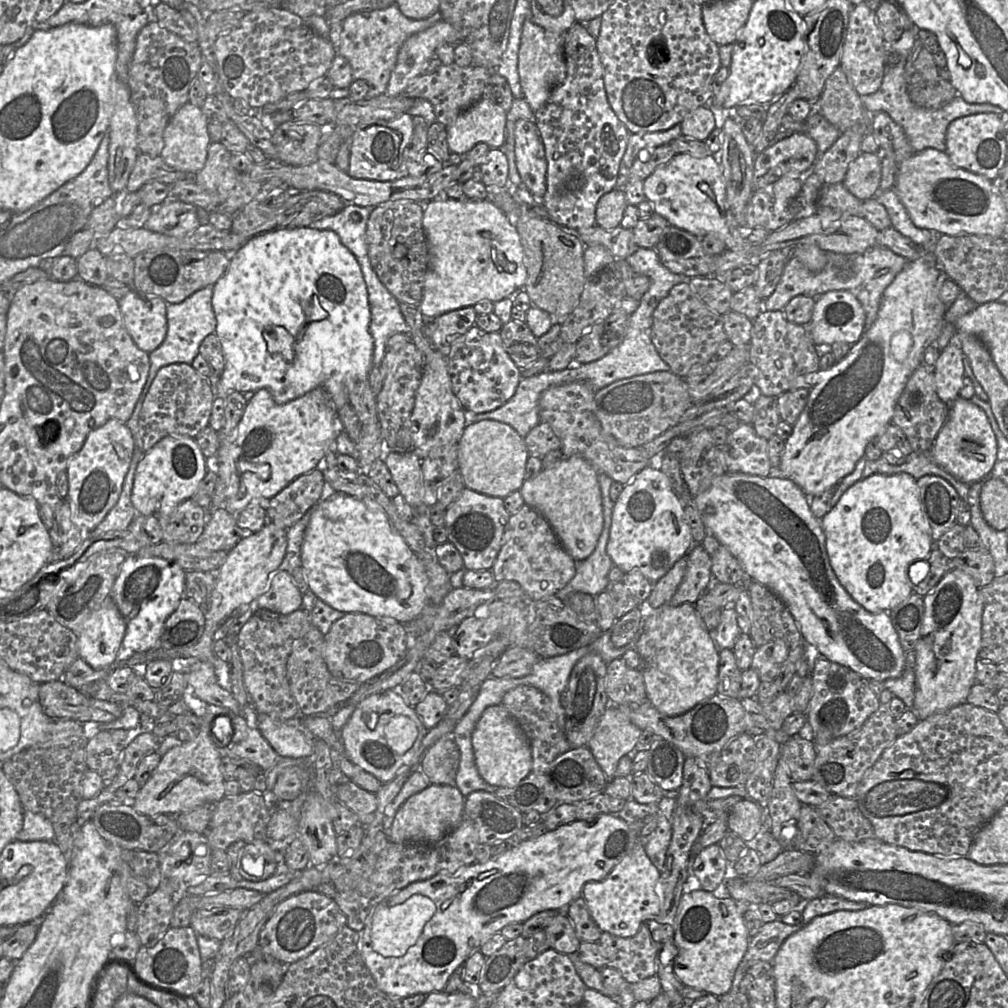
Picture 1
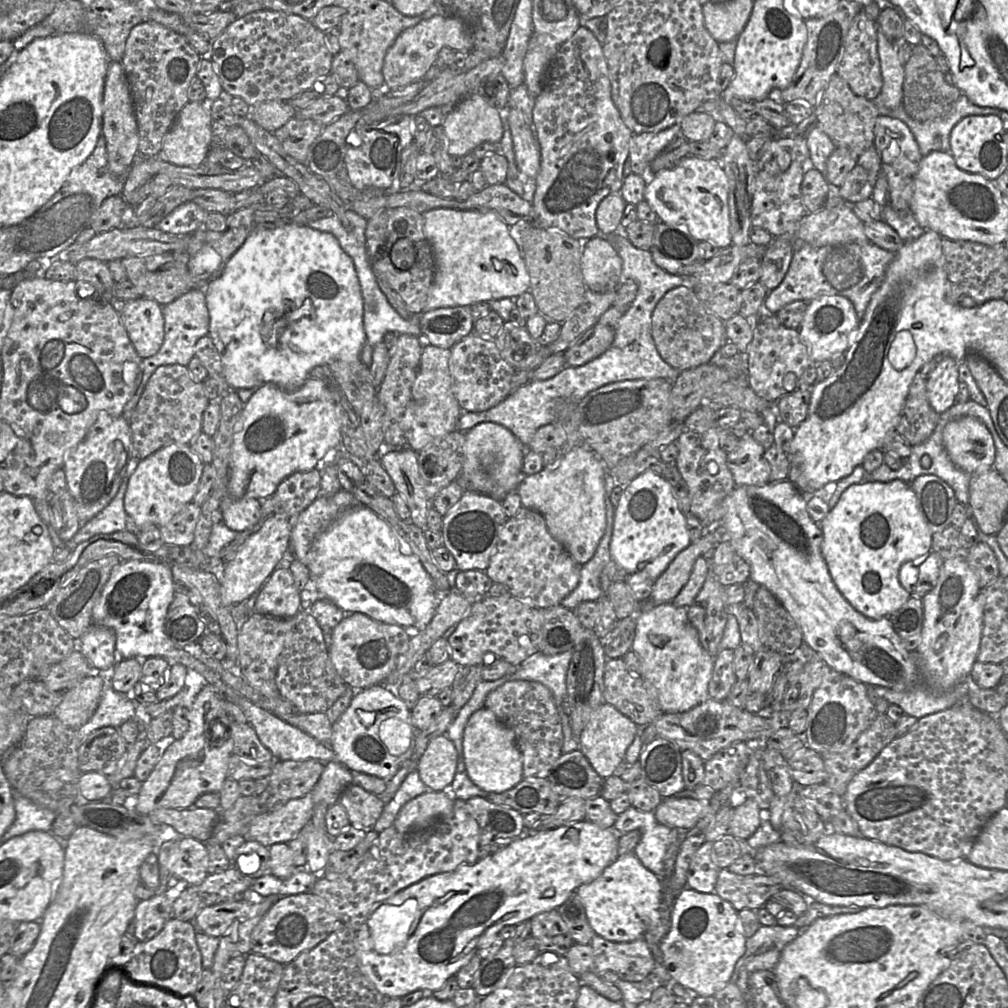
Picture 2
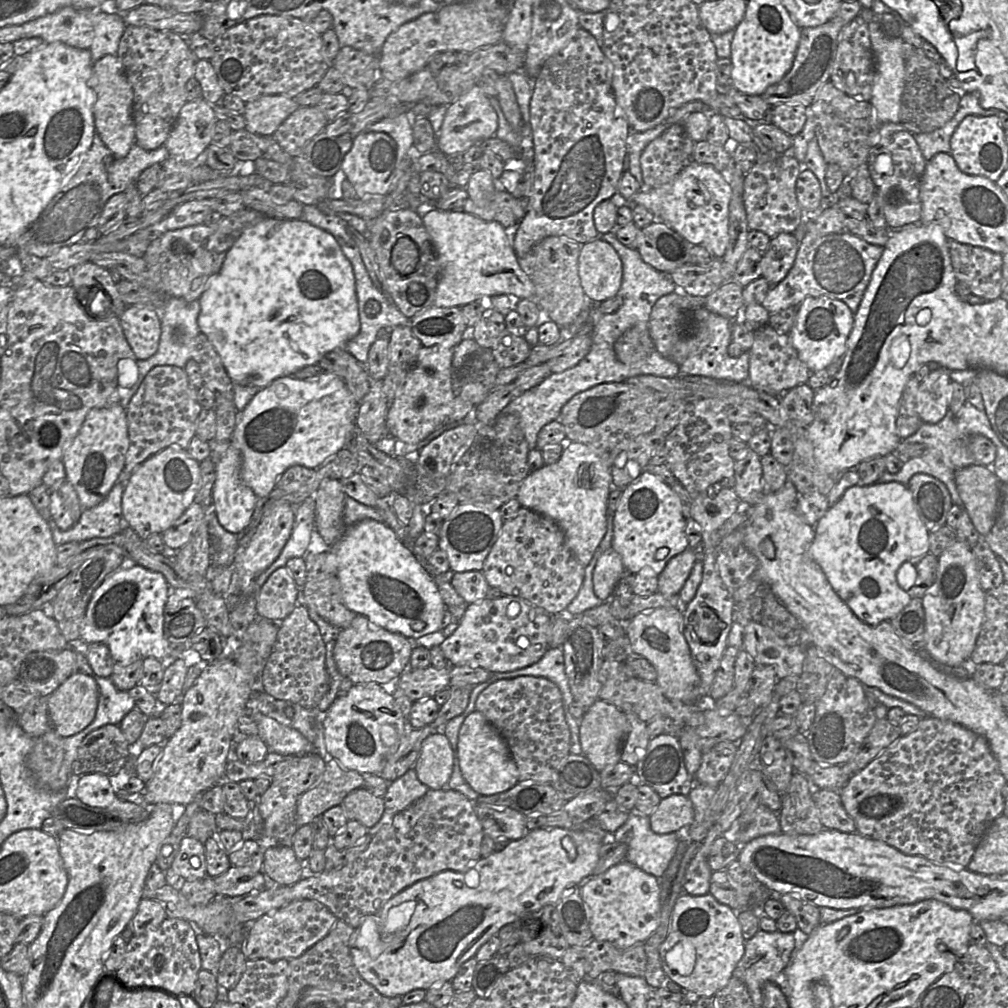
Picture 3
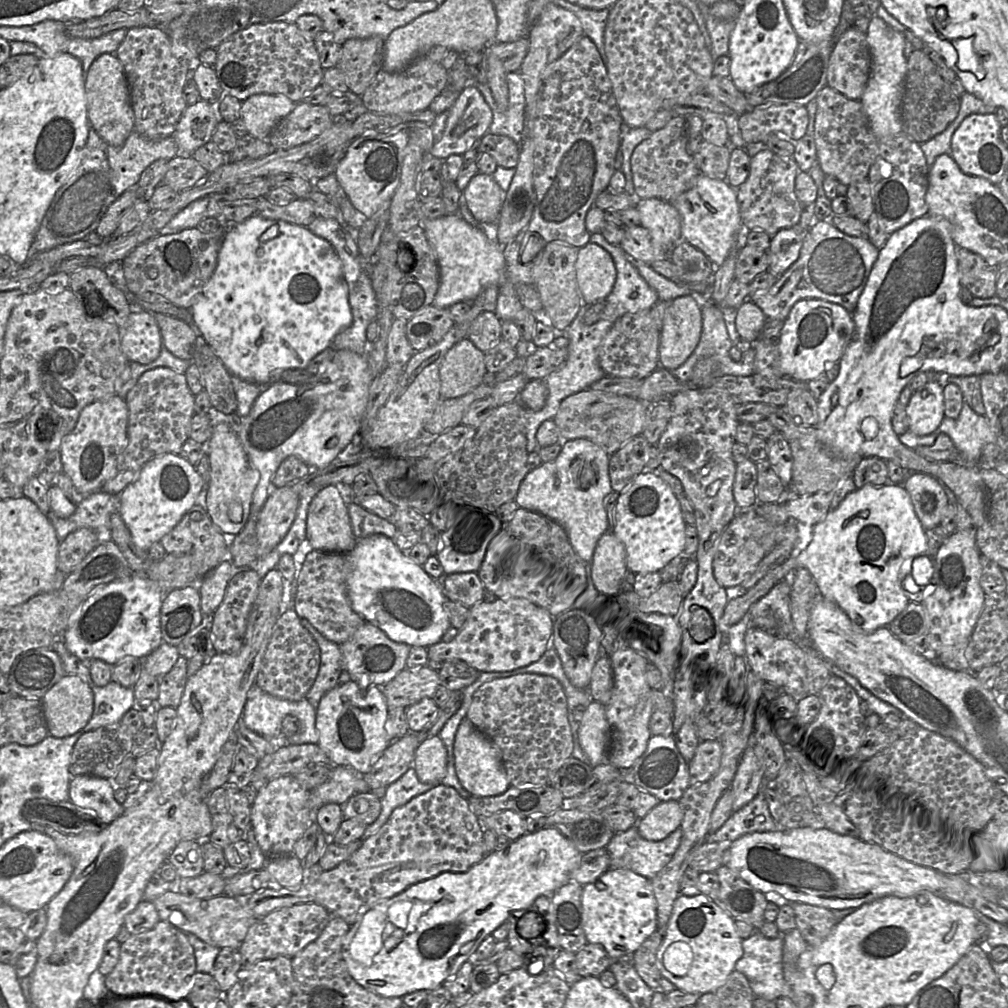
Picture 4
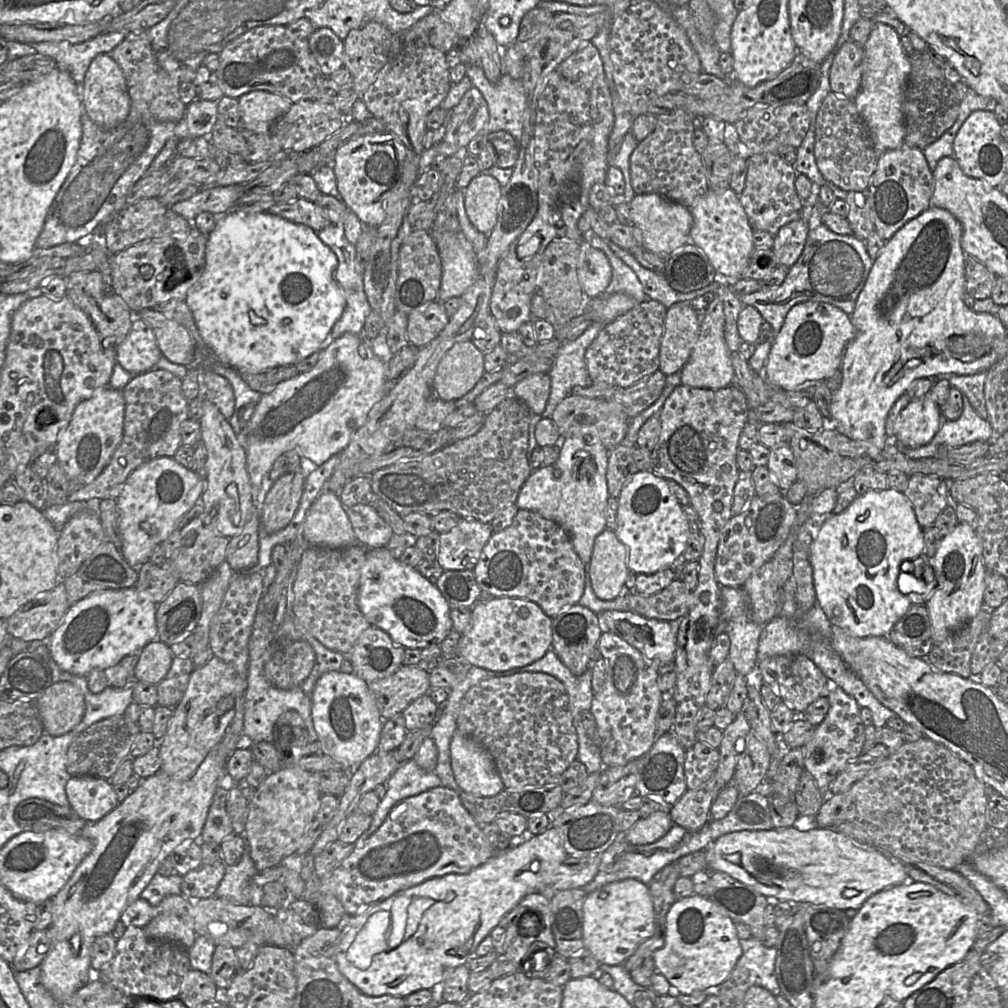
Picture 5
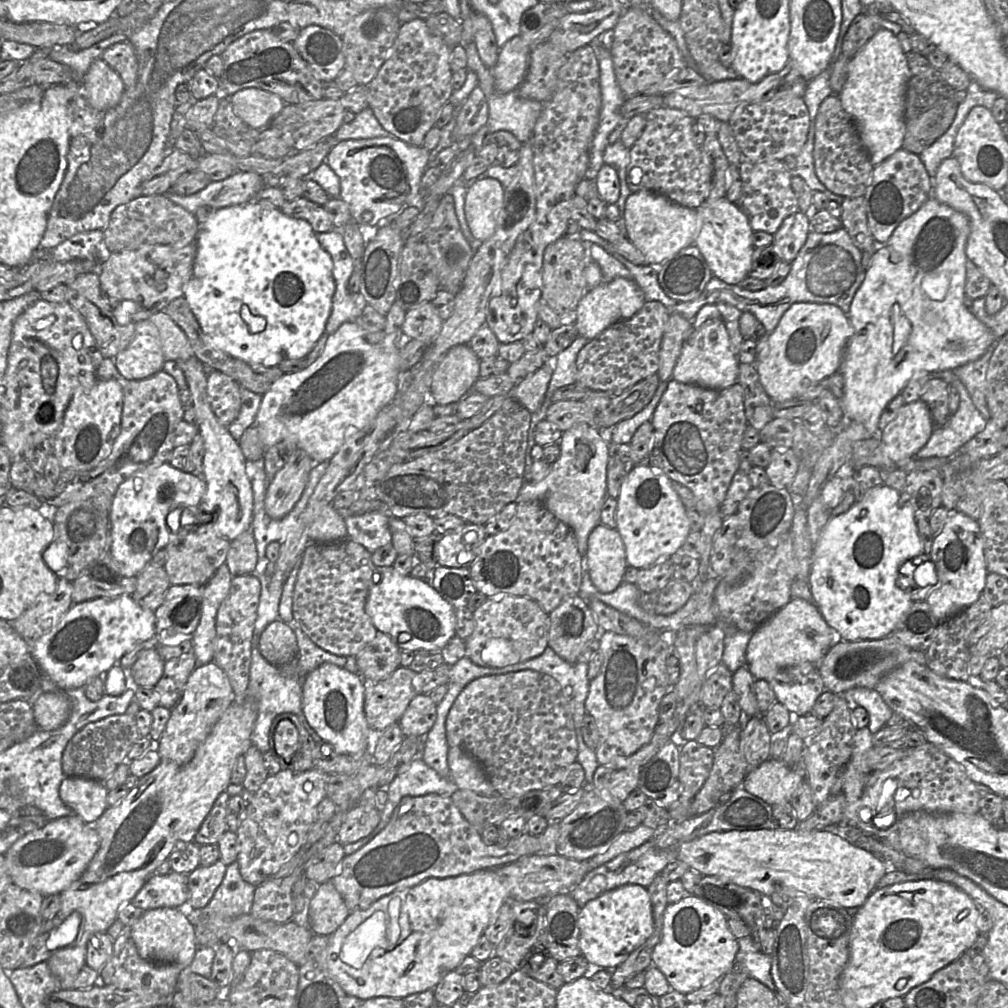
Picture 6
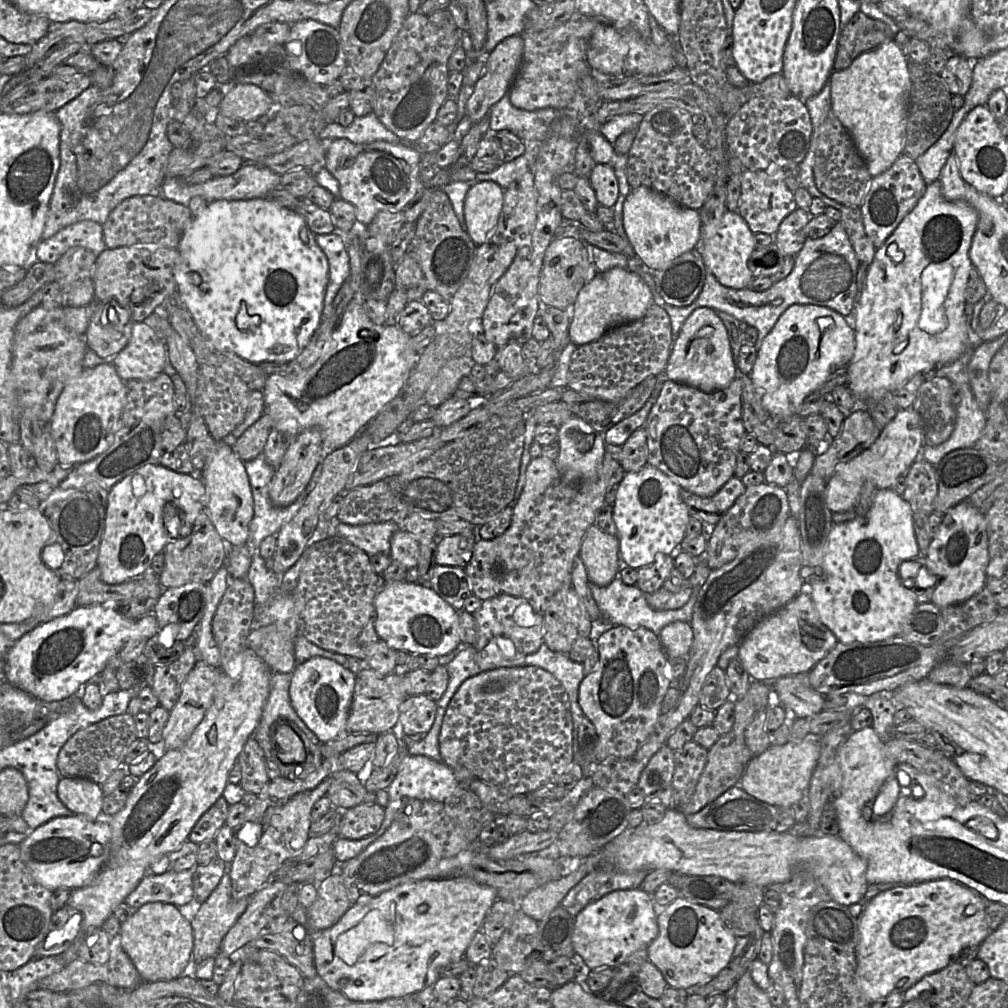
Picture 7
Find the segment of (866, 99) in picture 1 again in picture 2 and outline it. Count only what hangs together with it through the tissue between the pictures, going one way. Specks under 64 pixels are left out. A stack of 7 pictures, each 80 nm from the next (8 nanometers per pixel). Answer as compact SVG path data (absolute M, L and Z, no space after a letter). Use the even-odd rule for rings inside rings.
M961 94L951 112L941 118L919 122L909 117L902 106L887 109L878 106L879 114L897 118L907 125L918 144L922 156L932 151L950 152L950 133L953 127L969 115L1000 115L1002 110L973 104Z

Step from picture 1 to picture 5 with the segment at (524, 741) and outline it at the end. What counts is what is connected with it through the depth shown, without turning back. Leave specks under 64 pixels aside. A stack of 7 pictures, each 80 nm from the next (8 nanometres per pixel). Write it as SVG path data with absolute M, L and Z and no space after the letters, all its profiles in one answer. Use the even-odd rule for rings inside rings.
M457 729L452 736L450 757L454 778L463 792L492 797L505 789L487 750Z

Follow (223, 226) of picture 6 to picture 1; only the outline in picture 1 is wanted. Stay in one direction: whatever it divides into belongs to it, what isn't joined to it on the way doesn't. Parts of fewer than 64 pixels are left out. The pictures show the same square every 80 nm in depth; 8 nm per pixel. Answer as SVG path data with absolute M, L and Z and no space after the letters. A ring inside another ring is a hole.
M311 227L293 229L277 228L251 237L232 256L226 272L213 285L212 308L216 318L215 334L218 336L225 359L225 366L215 391L216 397L226 397L232 392L245 393L267 389L274 401L285 404L316 389L323 389L337 409L349 403L349 391L352 386L362 380L368 380L373 367L373 338L369 332L370 307L366 283L358 261L351 251L345 247L338 235L332 230L319 230Z

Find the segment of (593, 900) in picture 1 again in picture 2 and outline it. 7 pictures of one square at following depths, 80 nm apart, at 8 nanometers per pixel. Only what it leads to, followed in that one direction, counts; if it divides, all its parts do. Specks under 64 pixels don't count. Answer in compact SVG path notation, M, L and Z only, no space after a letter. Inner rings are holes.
M632 852L618 856L601 875L577 889L590 926L599 936L613 942L632 942L660 920L663 883L660 877L646 868Z

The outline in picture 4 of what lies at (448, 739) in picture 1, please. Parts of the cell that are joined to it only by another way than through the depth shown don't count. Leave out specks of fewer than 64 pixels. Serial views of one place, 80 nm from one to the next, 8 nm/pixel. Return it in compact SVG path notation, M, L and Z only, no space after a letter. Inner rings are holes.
M438 735L419 744L414 768L420 781L441 784L447 772L447 749Z

